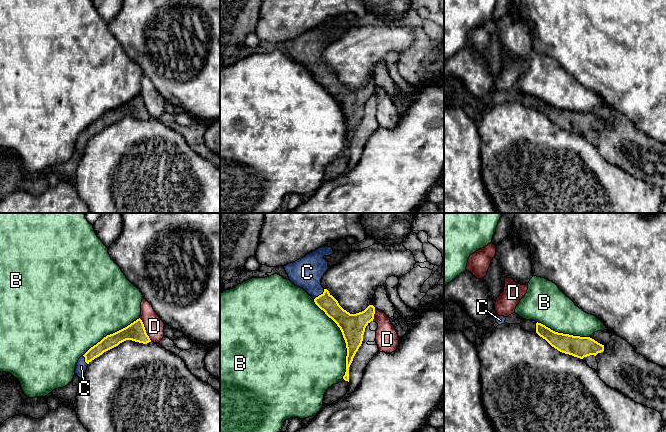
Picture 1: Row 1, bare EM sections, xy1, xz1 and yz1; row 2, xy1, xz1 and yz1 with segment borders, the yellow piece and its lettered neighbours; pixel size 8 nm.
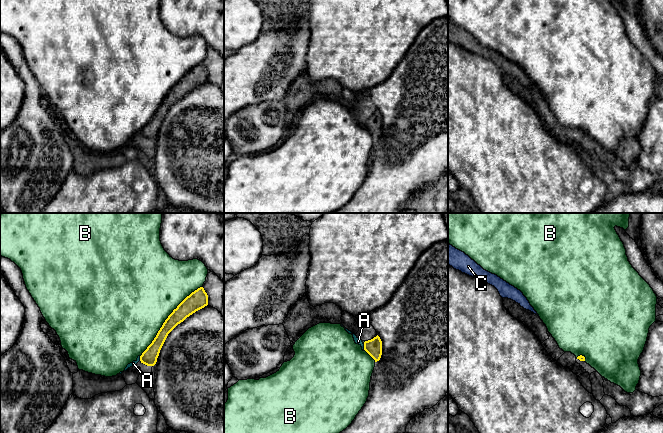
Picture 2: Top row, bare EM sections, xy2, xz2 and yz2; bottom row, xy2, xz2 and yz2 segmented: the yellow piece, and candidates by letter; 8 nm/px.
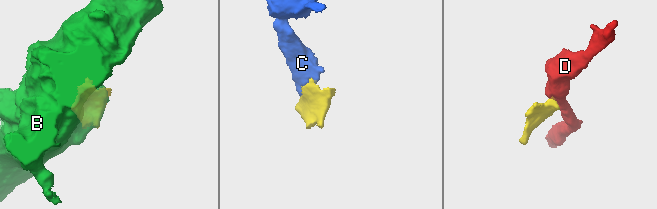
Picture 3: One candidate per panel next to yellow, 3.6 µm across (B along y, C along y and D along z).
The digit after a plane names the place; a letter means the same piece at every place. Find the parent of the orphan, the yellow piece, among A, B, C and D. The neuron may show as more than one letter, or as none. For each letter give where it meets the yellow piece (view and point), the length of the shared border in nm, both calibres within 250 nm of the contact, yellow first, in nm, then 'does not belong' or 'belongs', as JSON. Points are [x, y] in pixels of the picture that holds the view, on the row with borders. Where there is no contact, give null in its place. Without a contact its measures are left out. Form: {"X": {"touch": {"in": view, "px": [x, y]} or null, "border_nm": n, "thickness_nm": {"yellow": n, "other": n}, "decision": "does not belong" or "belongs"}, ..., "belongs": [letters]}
{"A": {"touch": {"in": "xz2", "px": [364, 347]}, "border_nm": 50, "thickness_nm": {"yellow": 140, "other": 50}, "decision": "does not belong"}, "B": {"touch": {"in": "xz1", "px": [343, 337]}, "border_nm": 700, "thickness_nm": {"yellow": 200, "other": 500}, "decision": "does not belong"}, "C": {"touch": {"in": "xz1", "px": [319, 295]}, "border_nm": 120, "thickness_nm": {"yellow": 140, "other": 260}, "decision": "belongs"}, "D": {"touch": {"in": "xy1", "px": [145, 330]}, "border_nm": 220, "thickness_nm": {"yellow": 150, "other": 160}, "decision": "does not belong"}, "belongs": ["C"]}

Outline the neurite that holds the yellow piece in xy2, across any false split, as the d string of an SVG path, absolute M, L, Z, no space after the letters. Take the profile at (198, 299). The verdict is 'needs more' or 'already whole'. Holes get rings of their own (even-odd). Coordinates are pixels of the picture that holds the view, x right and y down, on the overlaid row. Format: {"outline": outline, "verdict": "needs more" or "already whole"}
{"outline": "M203 287L187 296L163 323L156 337L140 356L141 363L154 366L168 334L187 317L208 305L208 295Z", "verdict": "already whole"}

